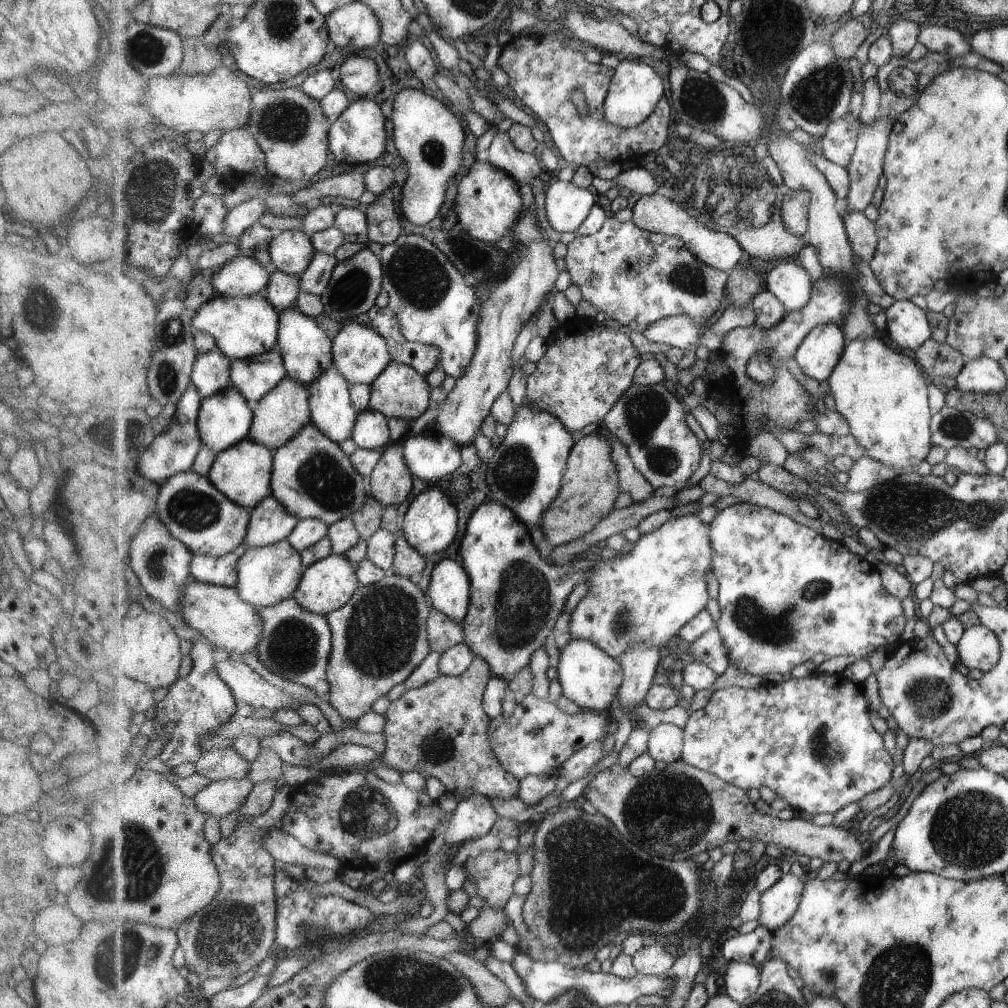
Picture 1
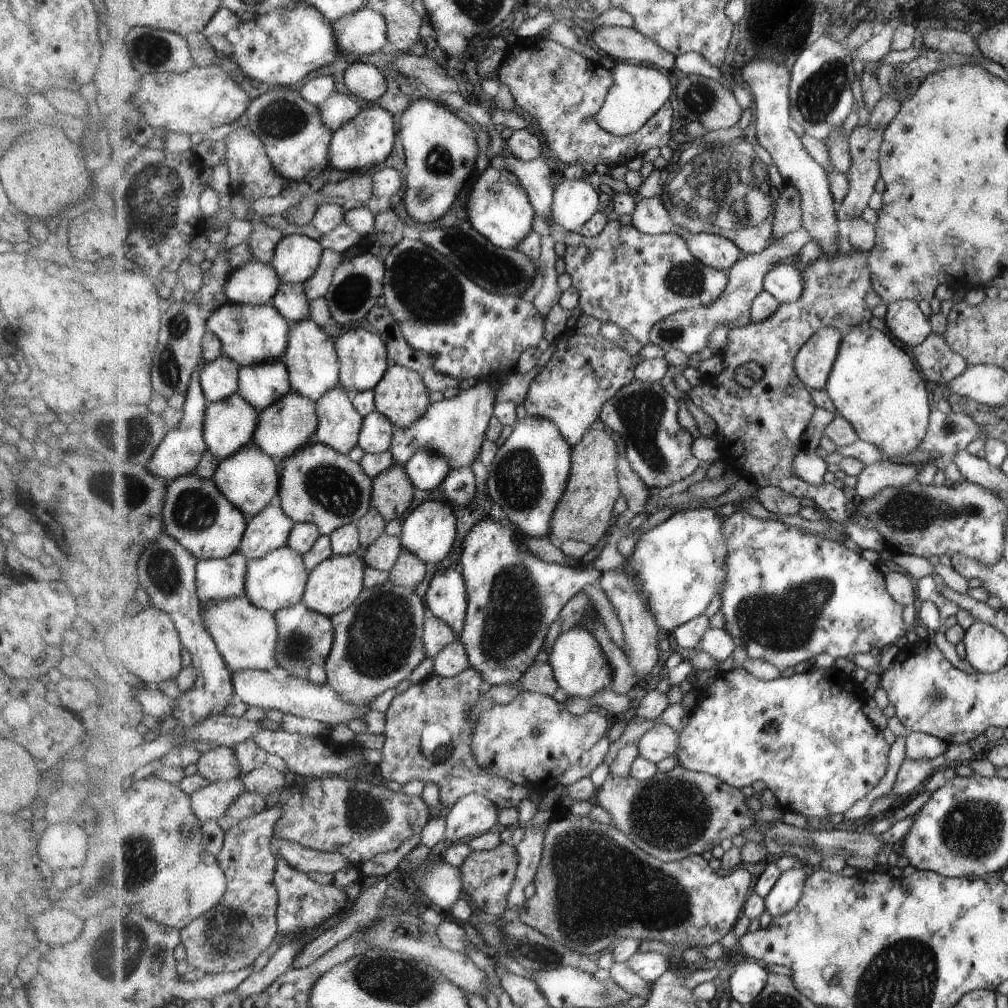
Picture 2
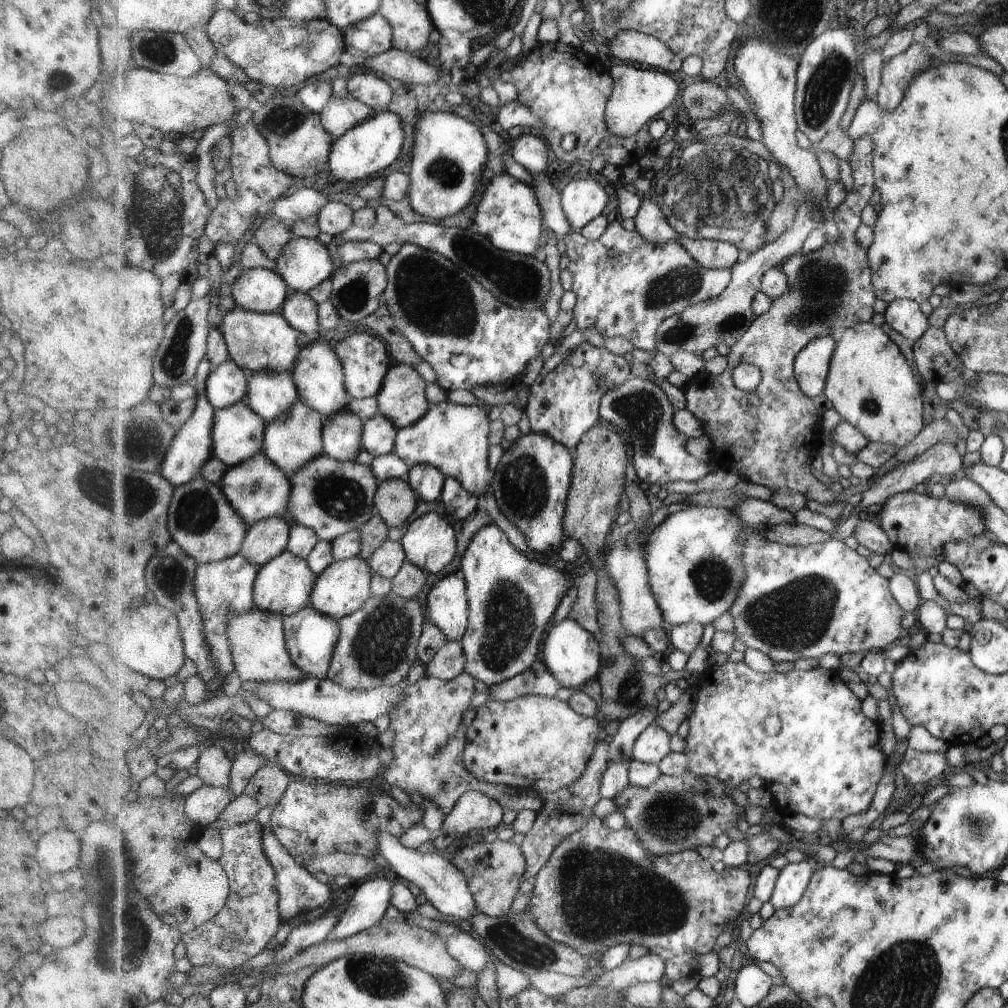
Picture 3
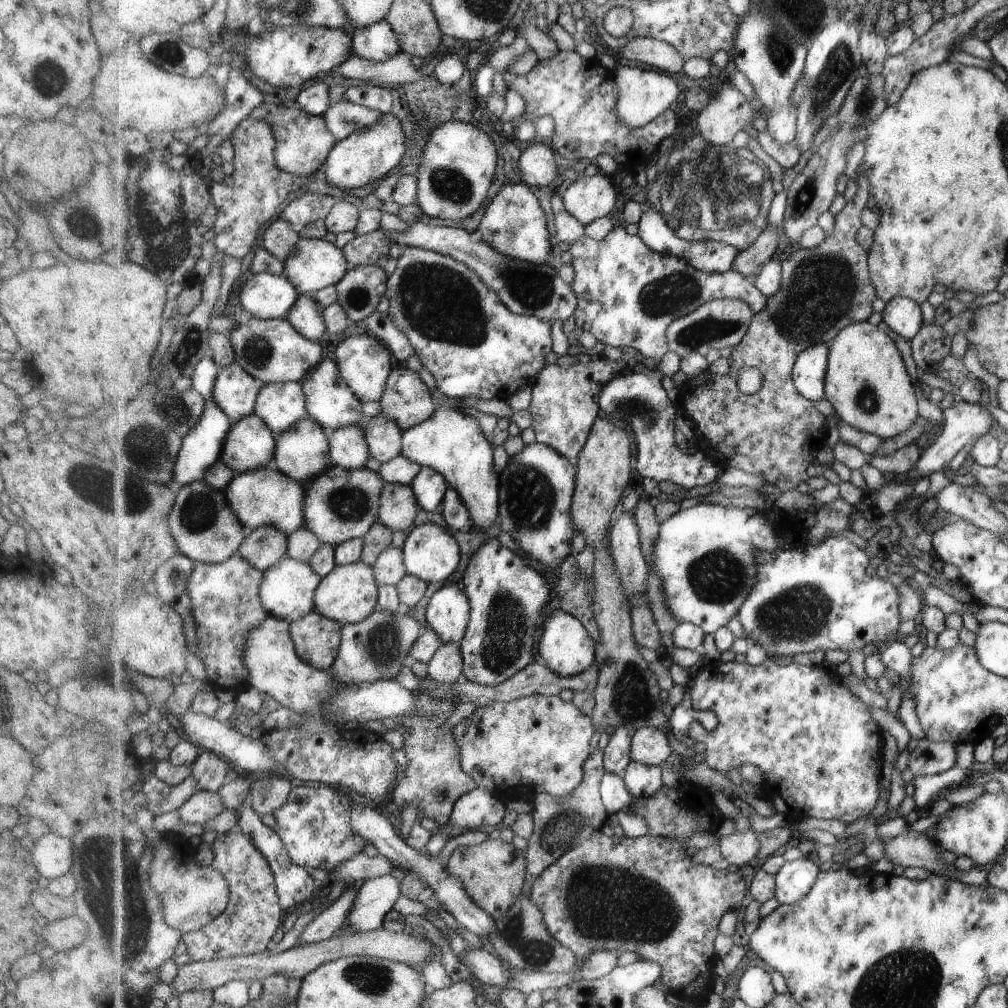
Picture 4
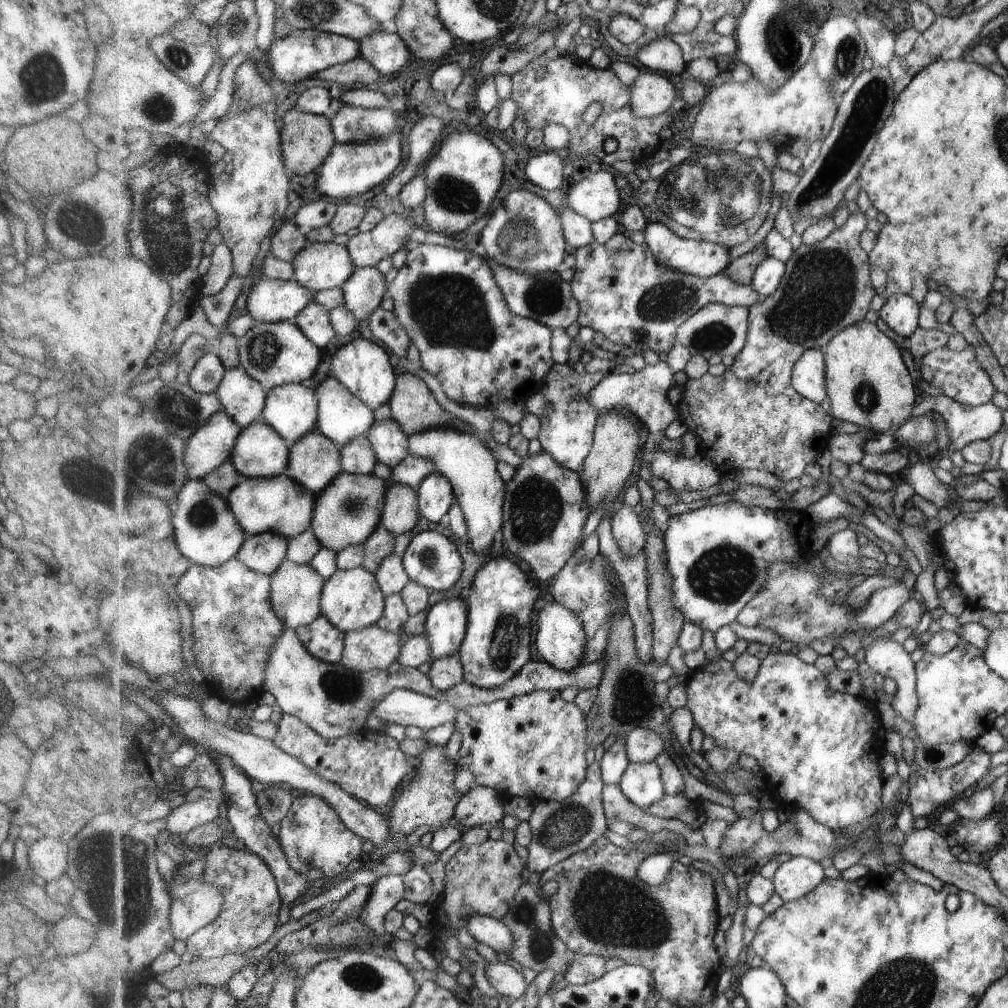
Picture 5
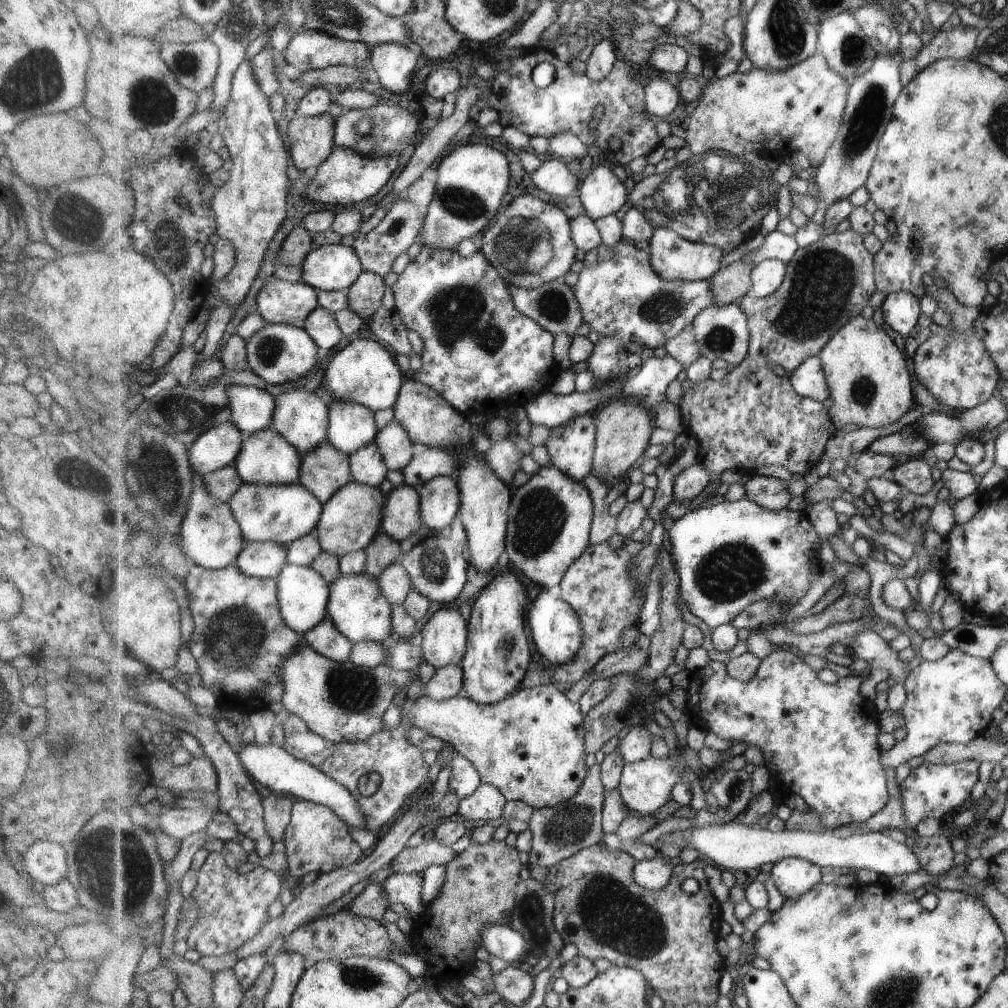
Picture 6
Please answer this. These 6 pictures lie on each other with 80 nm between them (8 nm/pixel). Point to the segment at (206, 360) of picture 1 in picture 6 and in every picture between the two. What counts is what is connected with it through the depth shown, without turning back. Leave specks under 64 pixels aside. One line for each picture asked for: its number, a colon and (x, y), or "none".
2: (220, 378)
3: (227, 385)
4: (235, 391)
5: (242, 397)
6: (253, 409)

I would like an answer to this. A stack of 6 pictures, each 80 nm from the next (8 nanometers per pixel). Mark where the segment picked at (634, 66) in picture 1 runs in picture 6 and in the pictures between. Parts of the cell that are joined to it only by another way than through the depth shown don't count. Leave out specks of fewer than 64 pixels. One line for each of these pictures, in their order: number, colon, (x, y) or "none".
2: (639, 92)
3: (640, 94)
4: (644, 94)
5: (652, 94)
6: (662, 97)

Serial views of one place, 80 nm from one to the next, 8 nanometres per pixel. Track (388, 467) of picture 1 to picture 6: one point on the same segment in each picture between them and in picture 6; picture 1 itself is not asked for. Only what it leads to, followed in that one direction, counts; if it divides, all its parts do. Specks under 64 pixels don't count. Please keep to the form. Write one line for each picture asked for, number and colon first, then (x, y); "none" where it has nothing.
2: (393, 491)
3: (395, 500)
4: (398, 504)
5: (400, 513)
6: (403, 516)

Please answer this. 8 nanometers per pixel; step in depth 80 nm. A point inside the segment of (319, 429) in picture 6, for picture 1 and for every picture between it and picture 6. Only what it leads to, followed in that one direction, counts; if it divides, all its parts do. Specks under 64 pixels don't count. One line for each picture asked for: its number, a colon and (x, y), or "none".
1: (254, 377)
2: (263, 384)
3: (271, 394)
4: (282, 405)
5: (292, 409)

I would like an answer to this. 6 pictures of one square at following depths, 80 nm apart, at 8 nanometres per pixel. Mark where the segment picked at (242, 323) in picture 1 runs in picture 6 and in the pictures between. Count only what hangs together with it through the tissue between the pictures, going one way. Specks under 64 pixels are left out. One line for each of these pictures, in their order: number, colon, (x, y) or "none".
2: (251, 334)
3: (257, 342)
4: (272, 350)
5: (275, 354)
6: (279, 353)

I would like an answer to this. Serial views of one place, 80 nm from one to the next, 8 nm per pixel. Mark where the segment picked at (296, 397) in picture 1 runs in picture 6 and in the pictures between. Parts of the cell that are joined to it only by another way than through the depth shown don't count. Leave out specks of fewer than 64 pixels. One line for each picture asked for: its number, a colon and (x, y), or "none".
2: (287, 427)
3: (290, 441)
4: (303, 453)
5: (315, 460)
6: (326, 469)

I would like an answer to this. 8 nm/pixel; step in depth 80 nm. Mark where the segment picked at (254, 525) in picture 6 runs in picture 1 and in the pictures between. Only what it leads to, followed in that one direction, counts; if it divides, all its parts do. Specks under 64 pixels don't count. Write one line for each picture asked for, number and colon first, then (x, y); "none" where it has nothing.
1: (243, 472)
2: (251, 479)
3: (257, 488)
4: (265, 496)
5: (277, 504)

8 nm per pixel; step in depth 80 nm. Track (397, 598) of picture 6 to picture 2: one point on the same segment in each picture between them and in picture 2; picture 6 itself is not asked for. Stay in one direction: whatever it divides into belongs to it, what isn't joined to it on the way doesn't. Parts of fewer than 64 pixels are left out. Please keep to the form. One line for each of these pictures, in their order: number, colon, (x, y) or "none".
2: (383, 553)
3: (390, 556)
4: (390, 569)
5: (392, 576)

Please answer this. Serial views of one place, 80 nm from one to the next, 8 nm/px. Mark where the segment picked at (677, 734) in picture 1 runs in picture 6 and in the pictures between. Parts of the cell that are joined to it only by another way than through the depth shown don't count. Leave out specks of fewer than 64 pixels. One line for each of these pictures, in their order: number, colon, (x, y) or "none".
2: (661, 741)
3: (654, 743)
4: (650, 746)
5: (644, 745)
6: (636, 744)

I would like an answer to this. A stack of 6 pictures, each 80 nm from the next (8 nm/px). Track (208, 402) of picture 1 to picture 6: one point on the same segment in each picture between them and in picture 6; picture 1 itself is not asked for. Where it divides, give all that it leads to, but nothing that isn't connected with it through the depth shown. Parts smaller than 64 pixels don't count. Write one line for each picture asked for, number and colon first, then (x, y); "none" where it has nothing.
2: (230, 424)
3: (238, 436)
4: (251, 444)
5: (260, 451)
6: (267, 457)

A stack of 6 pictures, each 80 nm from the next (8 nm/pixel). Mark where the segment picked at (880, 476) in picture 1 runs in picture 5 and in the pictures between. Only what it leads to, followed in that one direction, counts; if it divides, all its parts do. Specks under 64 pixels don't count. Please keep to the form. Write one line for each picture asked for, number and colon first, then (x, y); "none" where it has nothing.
2: (873, 478)
3: (942, 459)
4: (963, 421)
5: (966, 424)

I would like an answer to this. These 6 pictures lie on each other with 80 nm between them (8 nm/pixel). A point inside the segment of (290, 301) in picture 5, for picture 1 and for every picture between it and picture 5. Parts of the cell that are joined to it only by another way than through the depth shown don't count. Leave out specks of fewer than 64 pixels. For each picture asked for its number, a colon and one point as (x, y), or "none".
1: (242, 276)
2: (257, 283)
3: (262, 290)
4: (266, 296)

